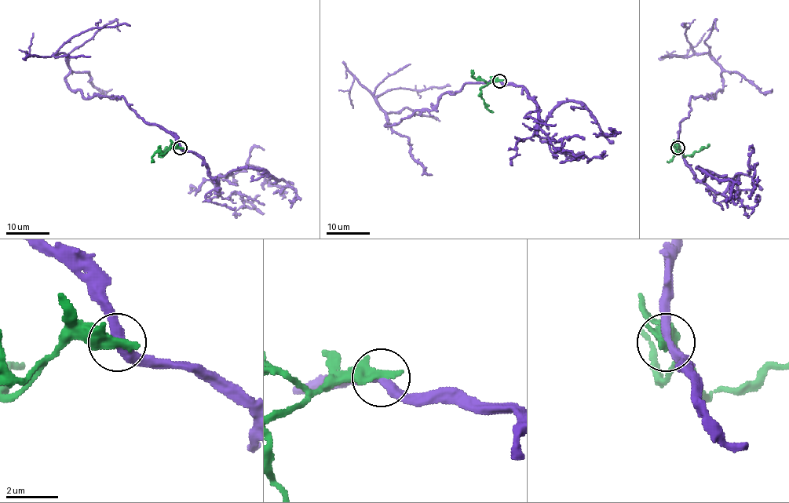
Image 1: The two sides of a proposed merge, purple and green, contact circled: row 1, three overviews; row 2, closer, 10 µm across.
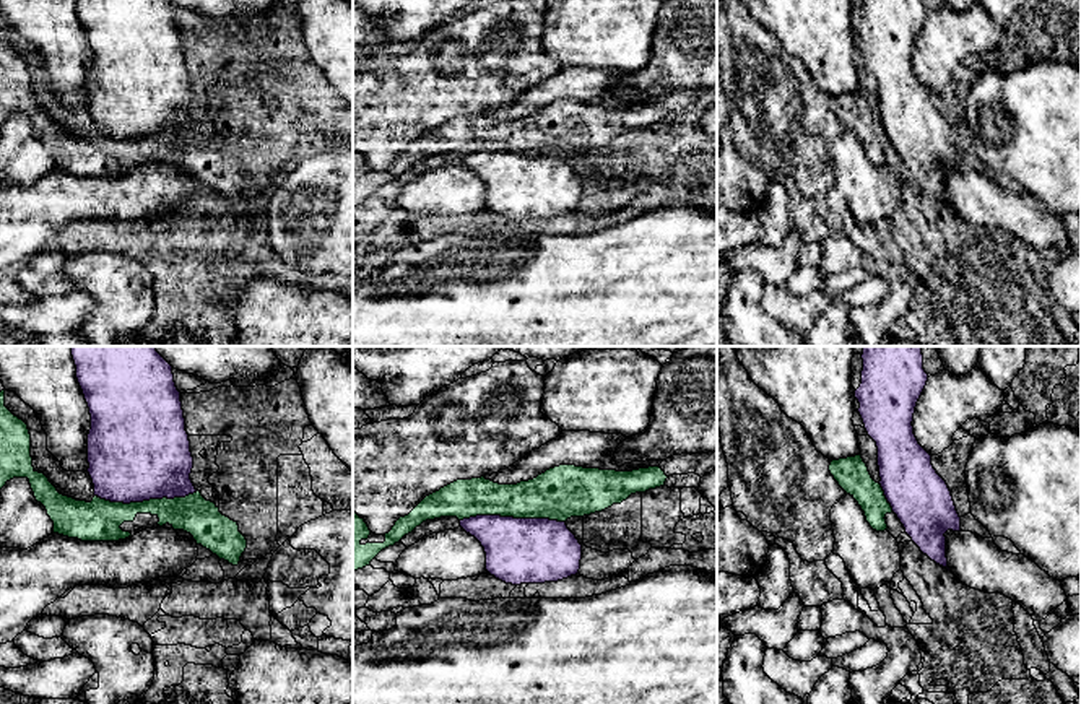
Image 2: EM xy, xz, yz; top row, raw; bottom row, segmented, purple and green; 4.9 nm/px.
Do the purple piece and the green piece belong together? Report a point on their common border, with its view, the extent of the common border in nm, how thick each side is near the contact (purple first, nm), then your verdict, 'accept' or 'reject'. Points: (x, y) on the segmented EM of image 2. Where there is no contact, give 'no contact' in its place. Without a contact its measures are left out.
contact xz (512, 517); length 500 nm; calibres 320 and 260 nm; reject

